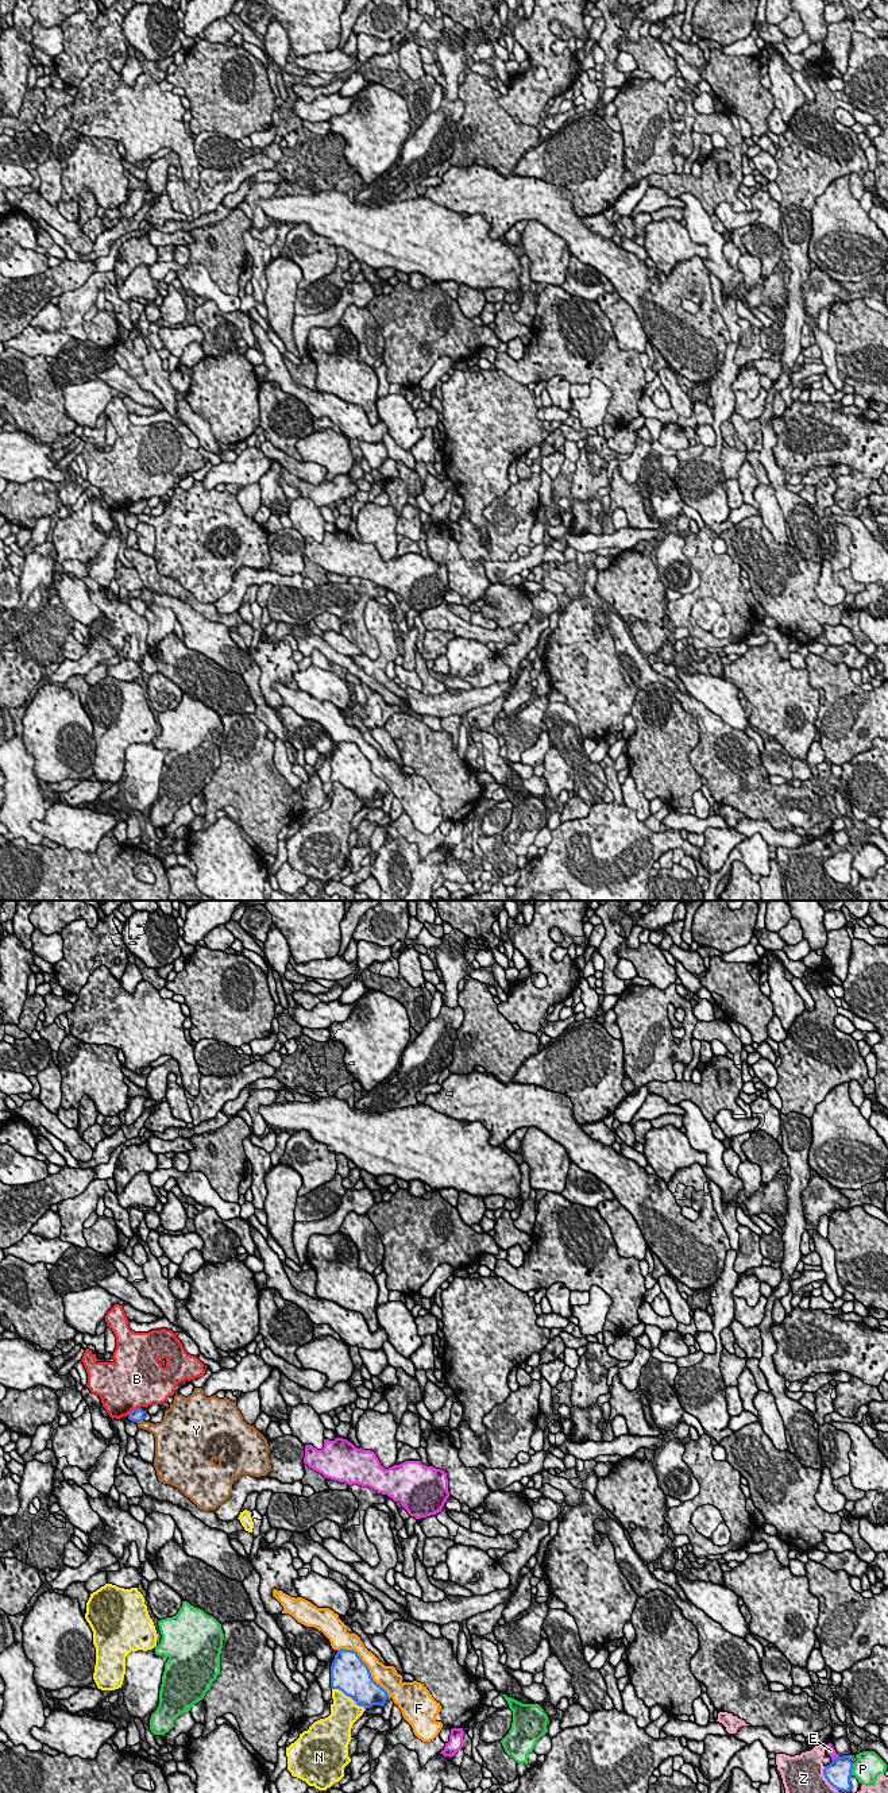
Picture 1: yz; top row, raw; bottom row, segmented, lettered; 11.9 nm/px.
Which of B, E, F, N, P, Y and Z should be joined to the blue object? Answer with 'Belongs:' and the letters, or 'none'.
Belongs: none

